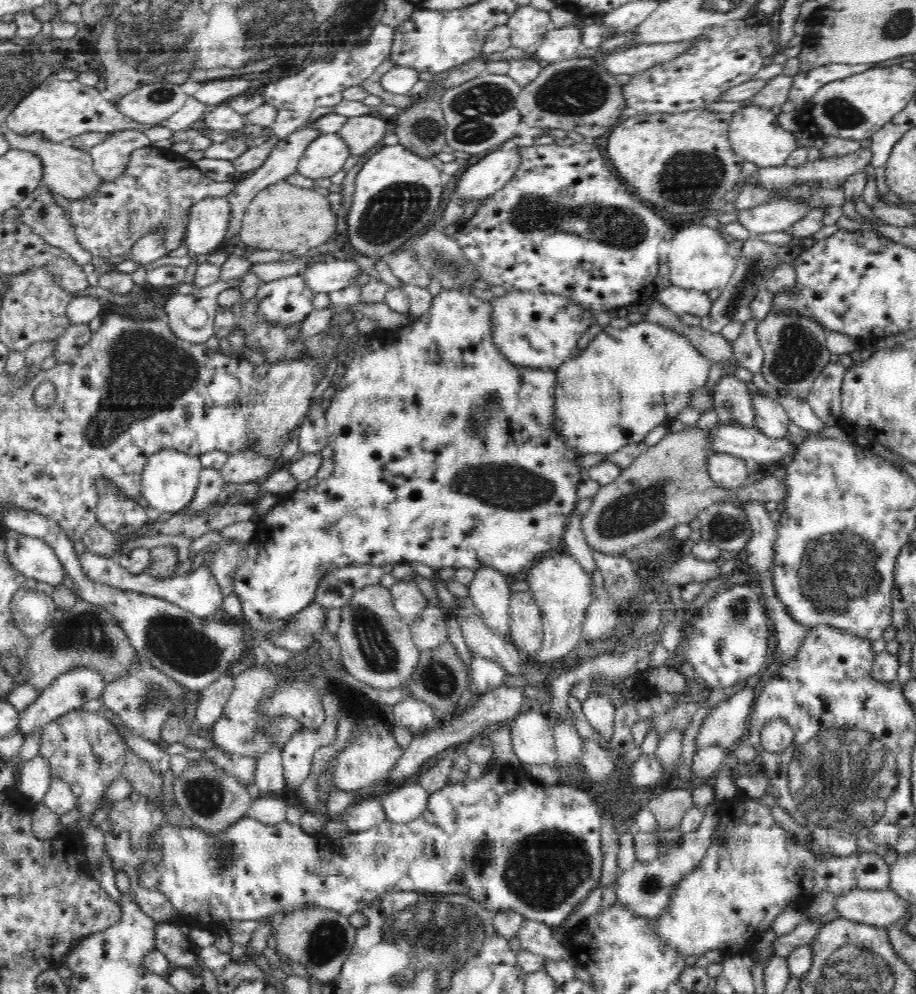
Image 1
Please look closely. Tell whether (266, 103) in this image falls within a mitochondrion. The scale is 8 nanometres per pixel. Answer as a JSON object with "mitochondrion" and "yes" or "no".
{"mitochondrion":"no"}

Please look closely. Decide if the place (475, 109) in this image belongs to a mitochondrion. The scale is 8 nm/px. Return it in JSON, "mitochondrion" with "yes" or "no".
{"mitochondrion":"yes"}

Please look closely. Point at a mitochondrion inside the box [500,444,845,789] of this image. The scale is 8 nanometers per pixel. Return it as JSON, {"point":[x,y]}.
{"point":[631,512]}

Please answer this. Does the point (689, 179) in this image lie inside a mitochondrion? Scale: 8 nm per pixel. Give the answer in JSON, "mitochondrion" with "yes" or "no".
{"mitochondrion":"yes"}

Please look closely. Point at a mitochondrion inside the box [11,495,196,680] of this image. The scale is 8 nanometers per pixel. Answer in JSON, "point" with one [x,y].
{"point":[85,629]}

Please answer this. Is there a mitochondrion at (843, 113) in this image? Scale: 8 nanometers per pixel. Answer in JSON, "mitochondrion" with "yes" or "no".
{"mitochondrion":"yes"}

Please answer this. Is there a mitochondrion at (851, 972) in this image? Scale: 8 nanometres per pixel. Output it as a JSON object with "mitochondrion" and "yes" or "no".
{"mitochondrion":"yes"}

